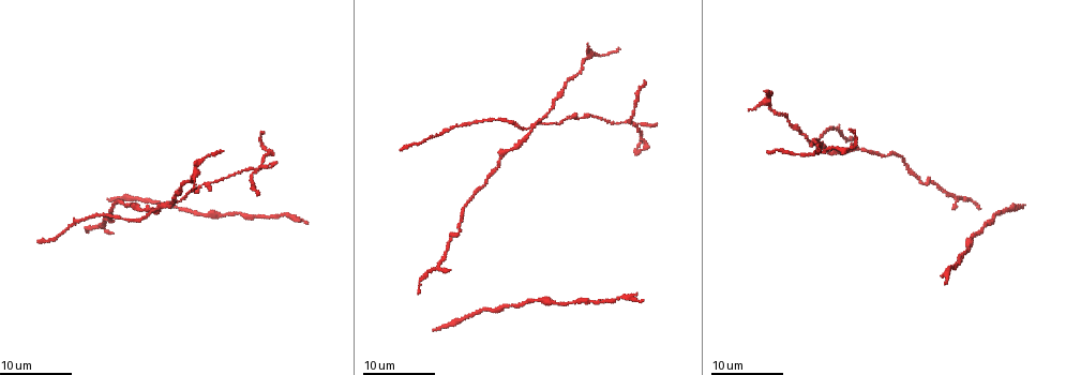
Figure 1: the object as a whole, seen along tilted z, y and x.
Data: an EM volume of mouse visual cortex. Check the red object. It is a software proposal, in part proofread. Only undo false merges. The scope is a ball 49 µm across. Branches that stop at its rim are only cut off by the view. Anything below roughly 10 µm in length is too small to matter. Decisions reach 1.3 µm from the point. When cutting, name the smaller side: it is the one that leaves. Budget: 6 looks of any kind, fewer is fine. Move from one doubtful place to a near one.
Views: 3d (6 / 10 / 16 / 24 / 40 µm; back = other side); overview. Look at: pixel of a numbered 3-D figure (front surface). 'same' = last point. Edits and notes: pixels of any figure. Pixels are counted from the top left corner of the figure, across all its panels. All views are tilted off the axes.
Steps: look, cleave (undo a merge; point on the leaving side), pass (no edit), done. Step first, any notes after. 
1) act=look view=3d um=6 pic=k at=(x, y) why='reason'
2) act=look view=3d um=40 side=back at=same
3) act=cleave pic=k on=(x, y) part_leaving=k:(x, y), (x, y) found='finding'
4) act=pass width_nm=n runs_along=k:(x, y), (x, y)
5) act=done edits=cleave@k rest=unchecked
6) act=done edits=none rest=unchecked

act=look view=3d um=16 pic=1 at=(247, 168) why='sudden change in width'

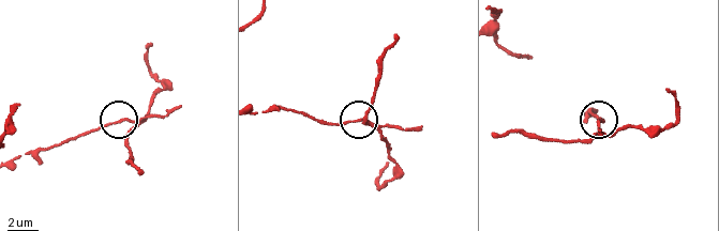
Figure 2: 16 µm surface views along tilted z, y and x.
act=look view=3d um=10 pic=2 at=(122, 120)

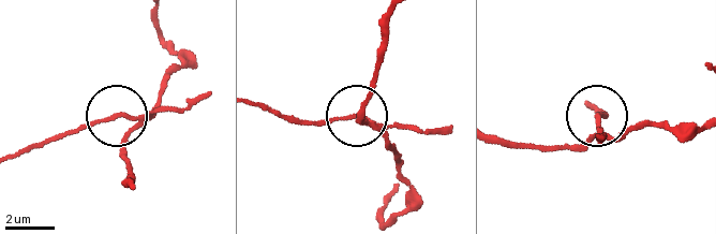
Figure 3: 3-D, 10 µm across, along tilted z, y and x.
act=cleave pic=3 on=(124, 151) part_leaving=3:(142, 120), (181, 55), (166, 42), (155, 16) found='a second neuron is stuck on'

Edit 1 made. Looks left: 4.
act=look view=3d um=16 pic=1 at=(538, 119) why='thin arm on a thick one'

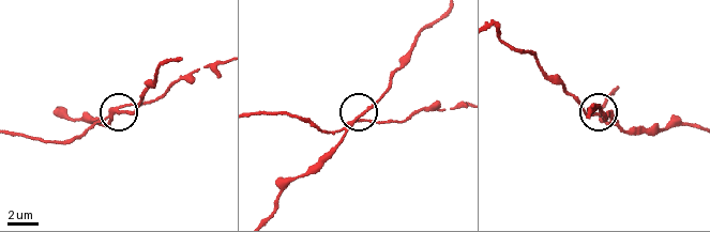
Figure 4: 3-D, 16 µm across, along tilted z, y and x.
act=look view=3d um=10 pic=4 at=(361, 112)

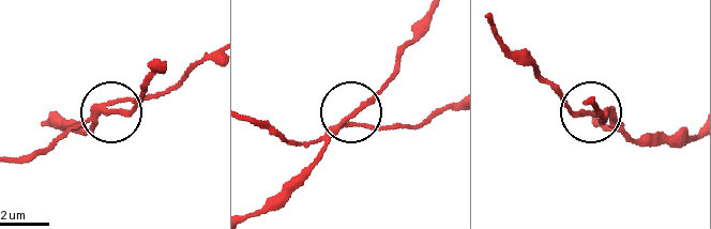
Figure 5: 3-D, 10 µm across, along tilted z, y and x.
act=cleave pic=5 on=(87, 132) part_leaving=5:(99, 113), (91, 127), (50, 123) found='two neurons meet here'

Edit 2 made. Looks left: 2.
act=look view=3d um=24 pic=1 at=(257, 217) why='sudden change in width'

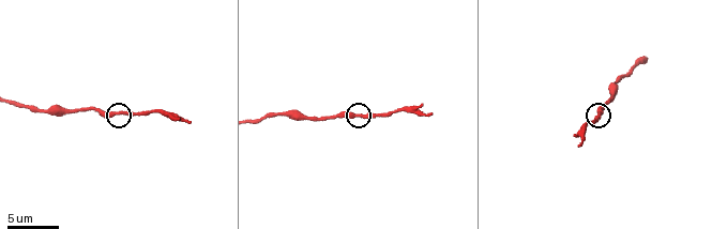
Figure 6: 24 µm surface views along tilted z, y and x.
act=look view=3d um=6 pic=6 at=(118, 113)

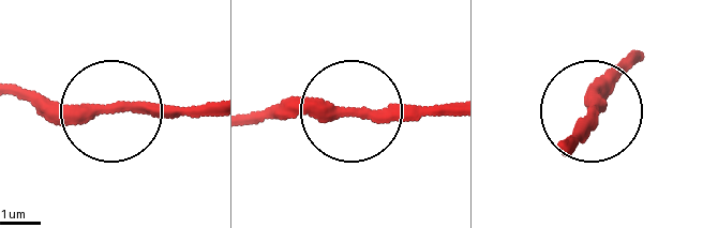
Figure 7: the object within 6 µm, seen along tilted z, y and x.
act=pass runs_along=7:(633, 63), (618, 64), (572, 158) found='all the same neuron'

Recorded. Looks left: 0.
act=done edits=cleave@3,cleave@5 rest=unchecked

